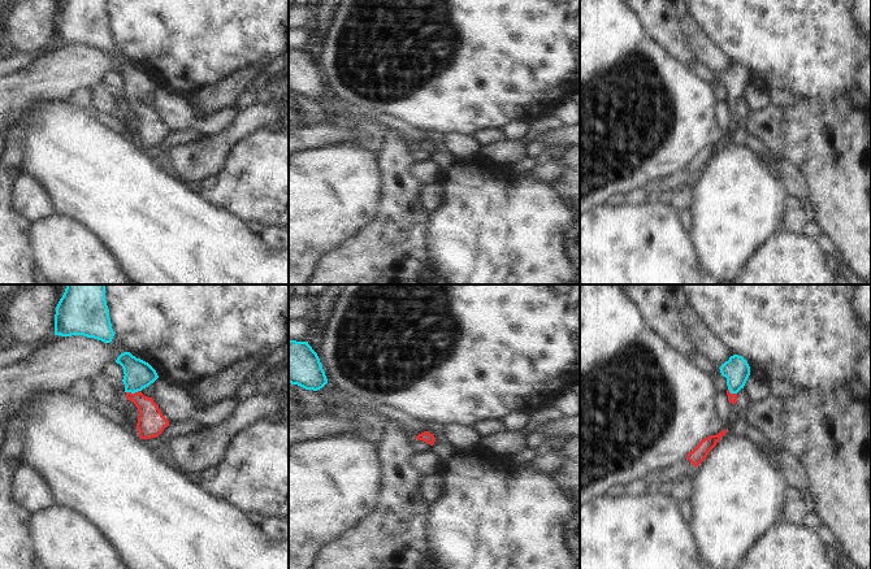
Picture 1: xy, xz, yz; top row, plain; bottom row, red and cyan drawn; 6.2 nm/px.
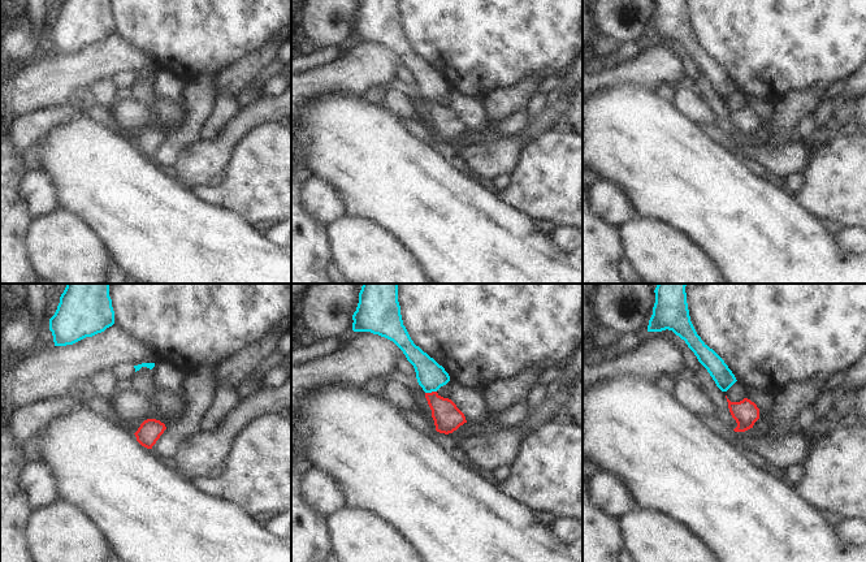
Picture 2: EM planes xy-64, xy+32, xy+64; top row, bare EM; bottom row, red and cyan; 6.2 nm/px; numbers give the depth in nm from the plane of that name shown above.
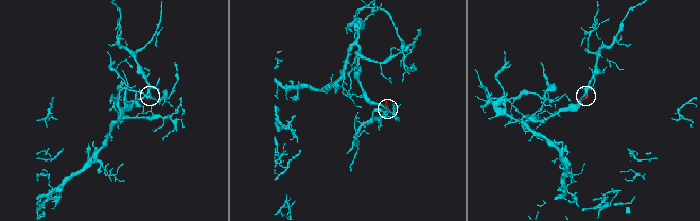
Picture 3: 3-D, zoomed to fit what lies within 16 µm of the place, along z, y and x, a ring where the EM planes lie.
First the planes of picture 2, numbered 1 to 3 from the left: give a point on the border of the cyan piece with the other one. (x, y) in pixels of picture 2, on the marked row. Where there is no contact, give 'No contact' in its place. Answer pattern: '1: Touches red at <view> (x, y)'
1: No contact
2: Touches red at xy+32 (432, 392)
3: No contact

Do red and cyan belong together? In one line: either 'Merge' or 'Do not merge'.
Merge

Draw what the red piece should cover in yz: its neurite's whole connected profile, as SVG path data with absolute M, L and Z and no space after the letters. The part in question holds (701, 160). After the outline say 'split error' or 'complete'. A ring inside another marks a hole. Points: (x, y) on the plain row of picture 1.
M724 138L722 142L716 144L707 145L699 151L699 153L688 162L688 169L697 177L708 164L708 161L716 155L723 144L725 144L727 139Z; complete

